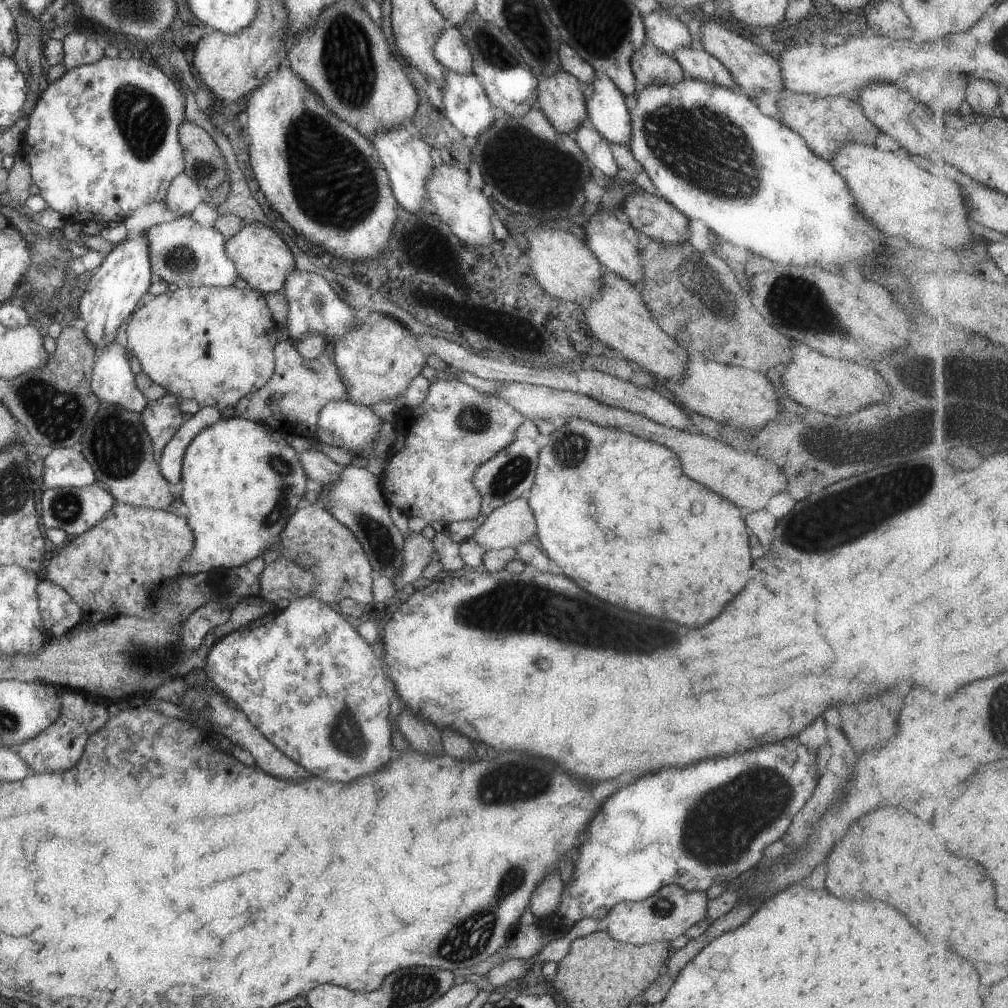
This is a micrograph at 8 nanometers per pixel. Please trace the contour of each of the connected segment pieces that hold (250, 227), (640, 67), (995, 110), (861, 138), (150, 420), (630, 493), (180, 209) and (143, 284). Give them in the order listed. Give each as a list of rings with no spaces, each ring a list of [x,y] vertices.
[[[249,223],[243,225],[233,233],[229,240],[224,241],[225,254],[235,264],[237,276],[243,279],[249,286],[261,294],[281,291],[283,282],[294,268],[294,257],[288,246],[274,228],[269,228],[261,223]]]
[[[646,40],[637,52],[630,58],[631,72],[633,73],[636,92],[651,84],[677,84],[684,79],[682,68],[675,59],[663,54]]]
[[[968,77],[968,95],[966,96],[966,106],[973,106],[977,114],[989,117],[1000,113],[1001,96],[998,90],[998,84],[990,80],[981,80],[980,78]]]
[[[786,93],[776,98],[775,106],[781,122],[805,140],[811,152],[830,161],[843,144],[872,145],[880,134],[877,127],[869,122],[857,102],[848,97],[817,98],[805,93]]]
[[[165,394],[157,400],[148,401],[140,411],[141,424],[152,442],[152,455],[155,462],[160,459],[165,443],[181,426],[182,412],[178,408],[178,398]]]
[[[571,418],[567,424],[556,427],[547,438],[547,442],[539,450],[537,458],[537,469],[533,484],[529,488],[527,504],[531,508],[536,524],[536,534],[534,540],[541,544],[541,550],[548,556],[551,562],[555,562],[561,568],[561,575],[577,580],[579,586],[597,596],[599,600],[611,602],[619,608],[639,612],[639,614],[649,614],[655,618],[671,620],[689,628],[697,628],[717,616],[725,602],[729,602],[747,582],[749,582],[749,566],[751,566],[751,556],[749,556],[749,544],[747,544],[746,526],[743,521],[743,513],[736,504],[729,502],[726,498],[715,494],[706,486],[691,480],[683,474],[681,463],[677,455],[666,446],[654,443],[644,438],[638,438],[615,428],[601,428],[593,422]]]
[[[184,171],[171,180],[164,203],[174,217],[188,215],[203,200],[199,196],[199,187]]]
[[[143,232],[123,240],[104,255],[94,275],[89,278],[78,304],[79,318],[85,322],[82,331],[89,339],[89,344],[93,344],[95,353],[114,341],[118,328],[126,323],[128,316],[137,308],[137,300],[146,293],[152,279],[149,242]]]

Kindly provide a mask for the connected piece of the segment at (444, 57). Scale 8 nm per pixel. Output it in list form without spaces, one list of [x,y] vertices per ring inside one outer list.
[[[445,25],[437,36],[433,54],[445,68],[461,74],[471,74],[473,58],[458,29]]]

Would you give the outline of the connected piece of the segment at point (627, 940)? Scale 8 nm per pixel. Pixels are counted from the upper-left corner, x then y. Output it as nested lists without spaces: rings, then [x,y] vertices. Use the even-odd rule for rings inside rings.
[[[677,885],[660,886],[653,894],[639,901],[621,901],[607,912],[605,932],[613,940],[630,945],[653,941],[670,941],[683,934],[695,922],[706,918],[705,891],[685,890]]]

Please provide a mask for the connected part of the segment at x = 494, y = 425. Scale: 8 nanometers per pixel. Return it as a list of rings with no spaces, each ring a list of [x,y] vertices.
[[[456,379],[429,383],[421,404],[410,409],[399,407],[395,416],[394,427],[397,432],[394,447],[397,449],[386,457],[386,468],[380,474],[384,498],[389,505],[399,508],[409,517],[419,516],[428,523],[441,520],[448,524],[473,520],[481,508],[481,500],[471,484],[471,476],[481,464],[485,464],[491,456],[513,442],[513,430],[521,422],[523,415],[501,398],[478,392]]]

